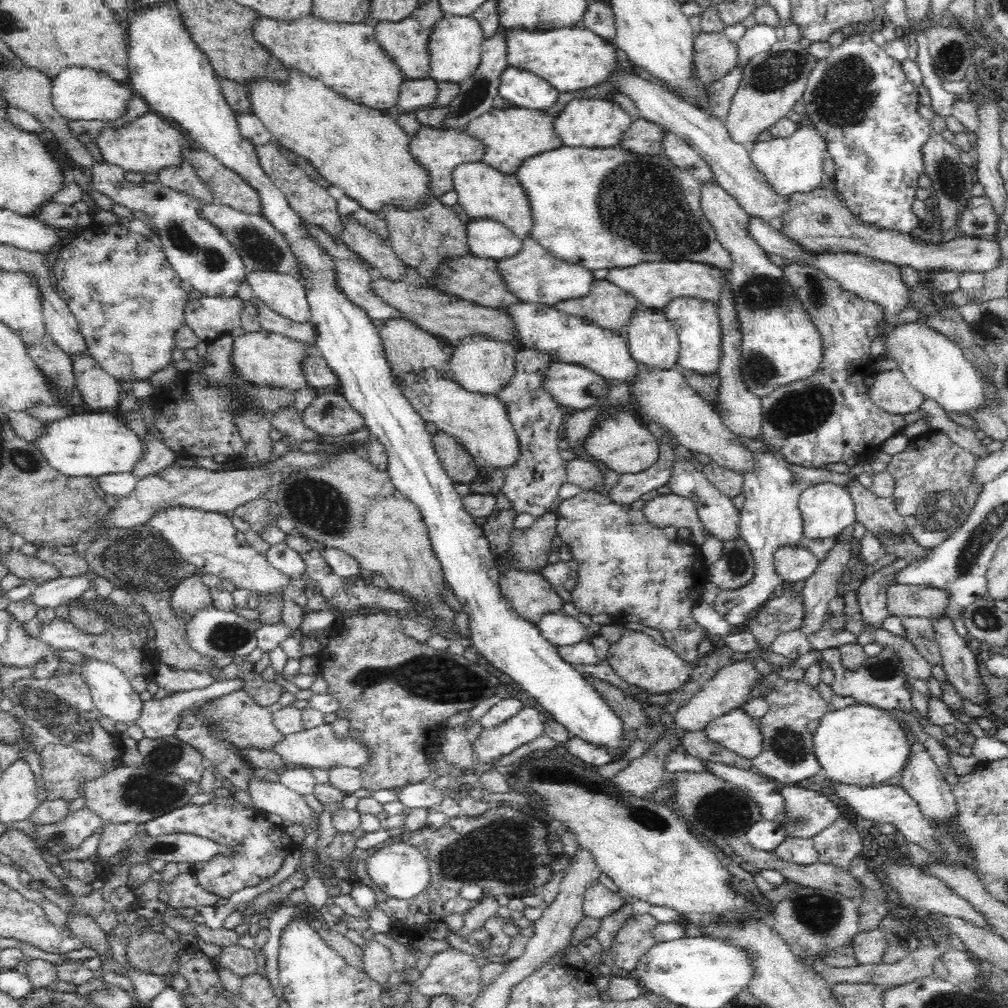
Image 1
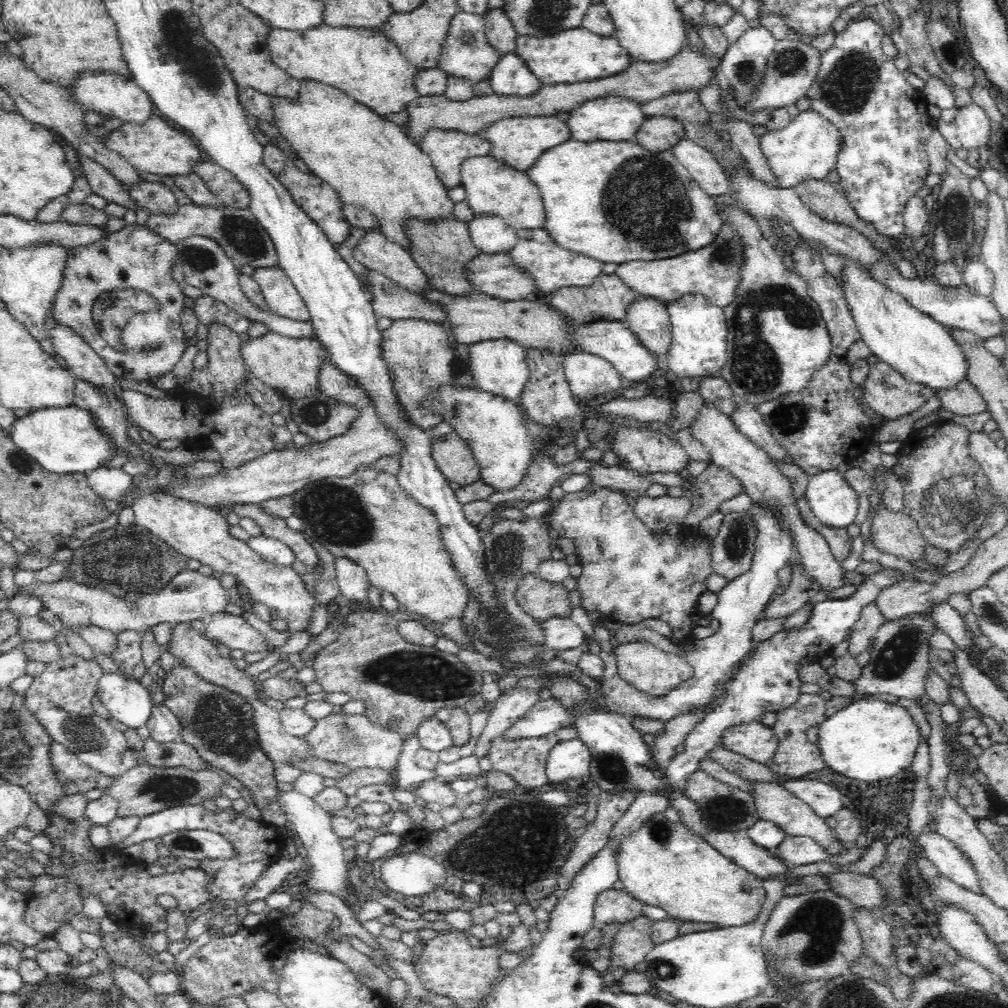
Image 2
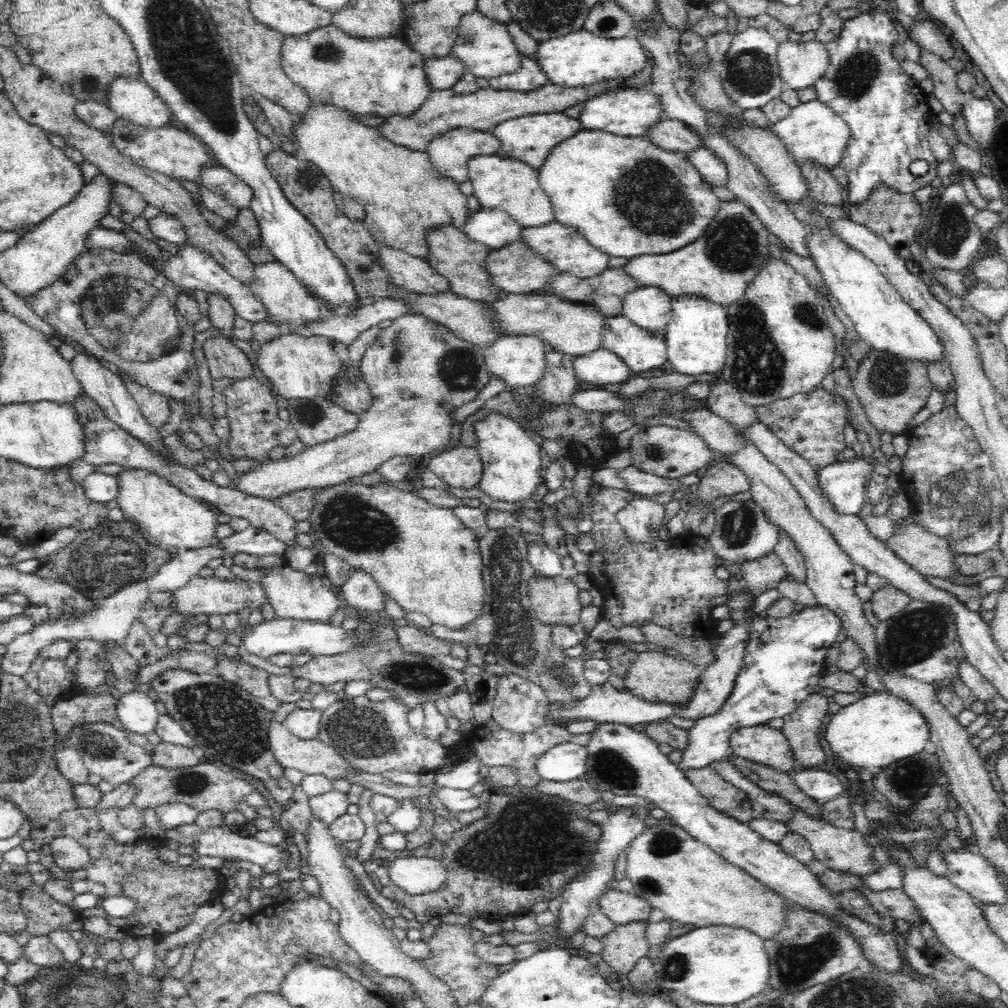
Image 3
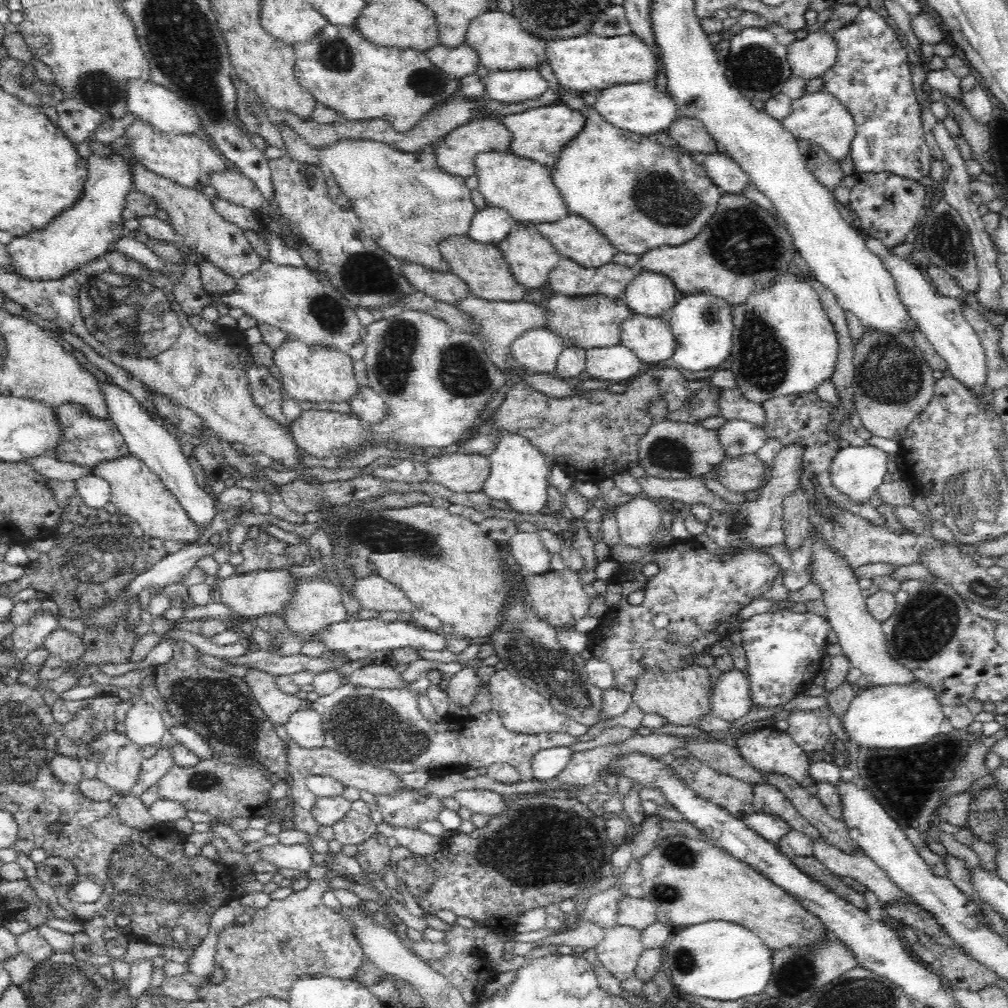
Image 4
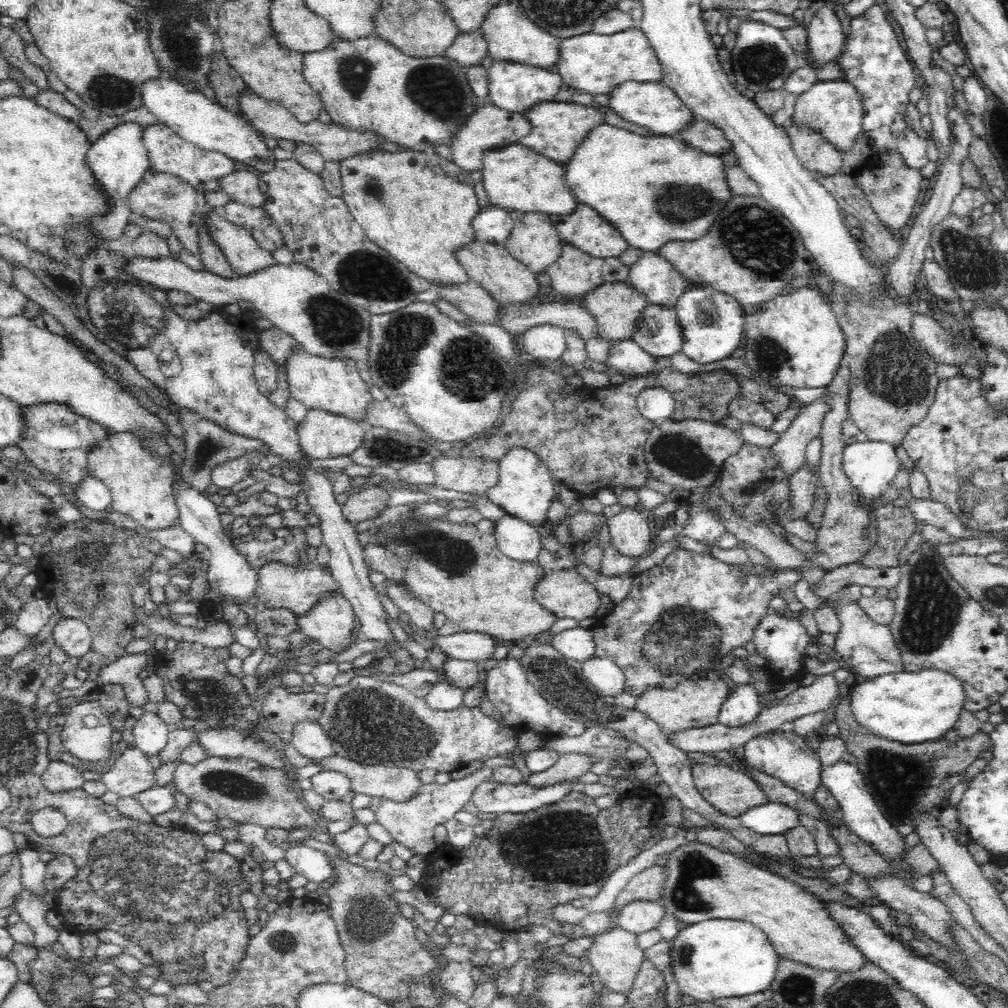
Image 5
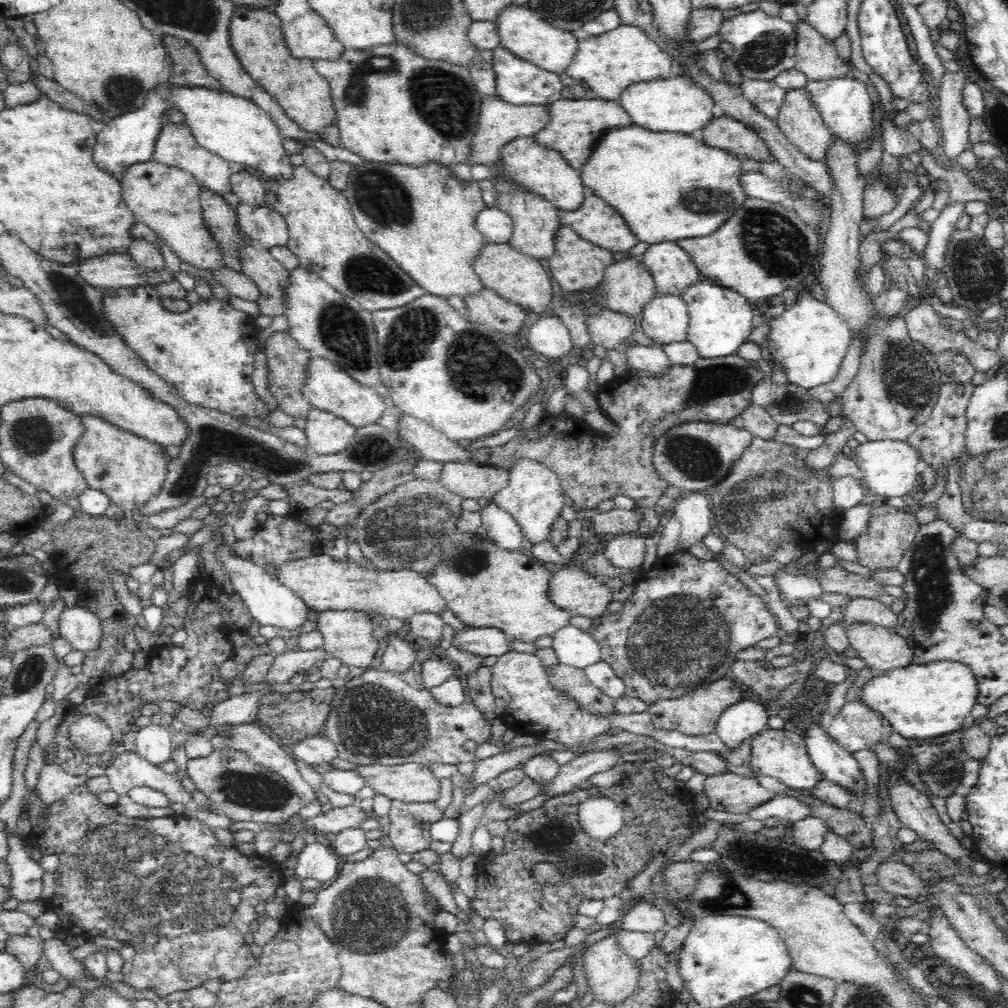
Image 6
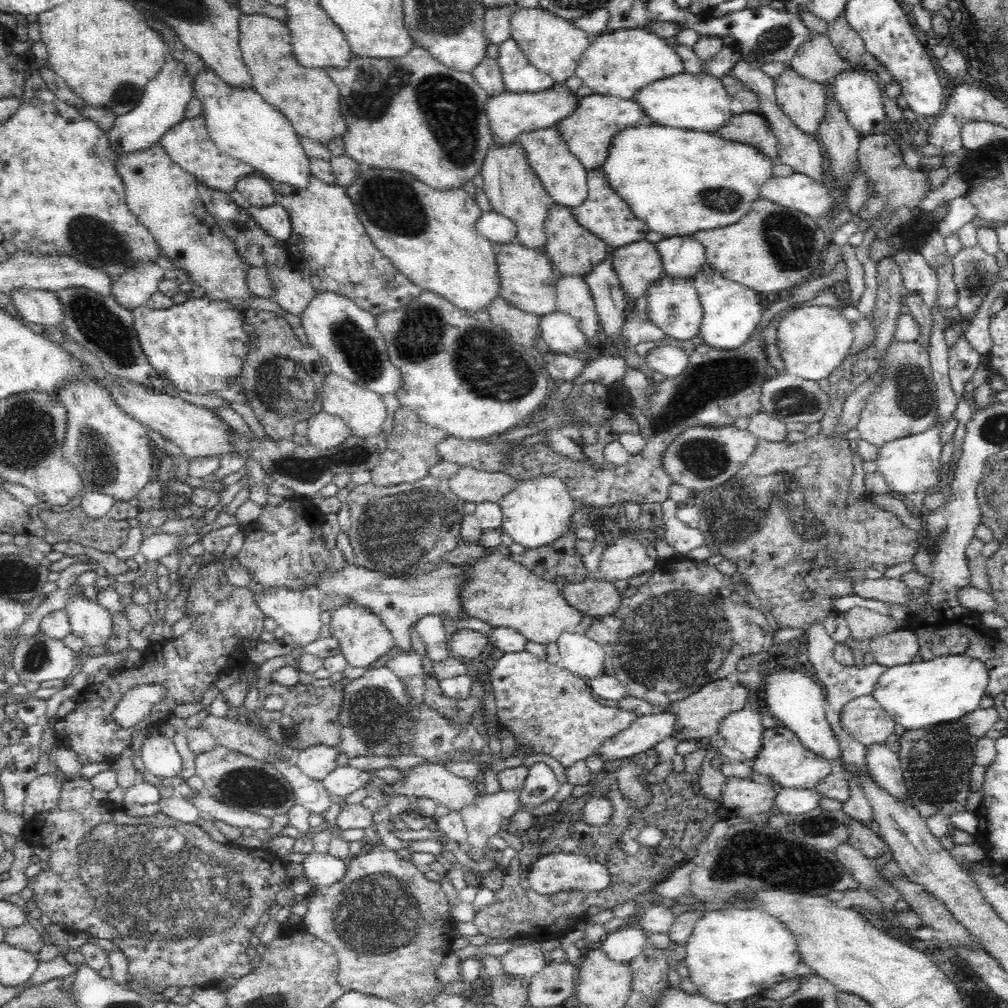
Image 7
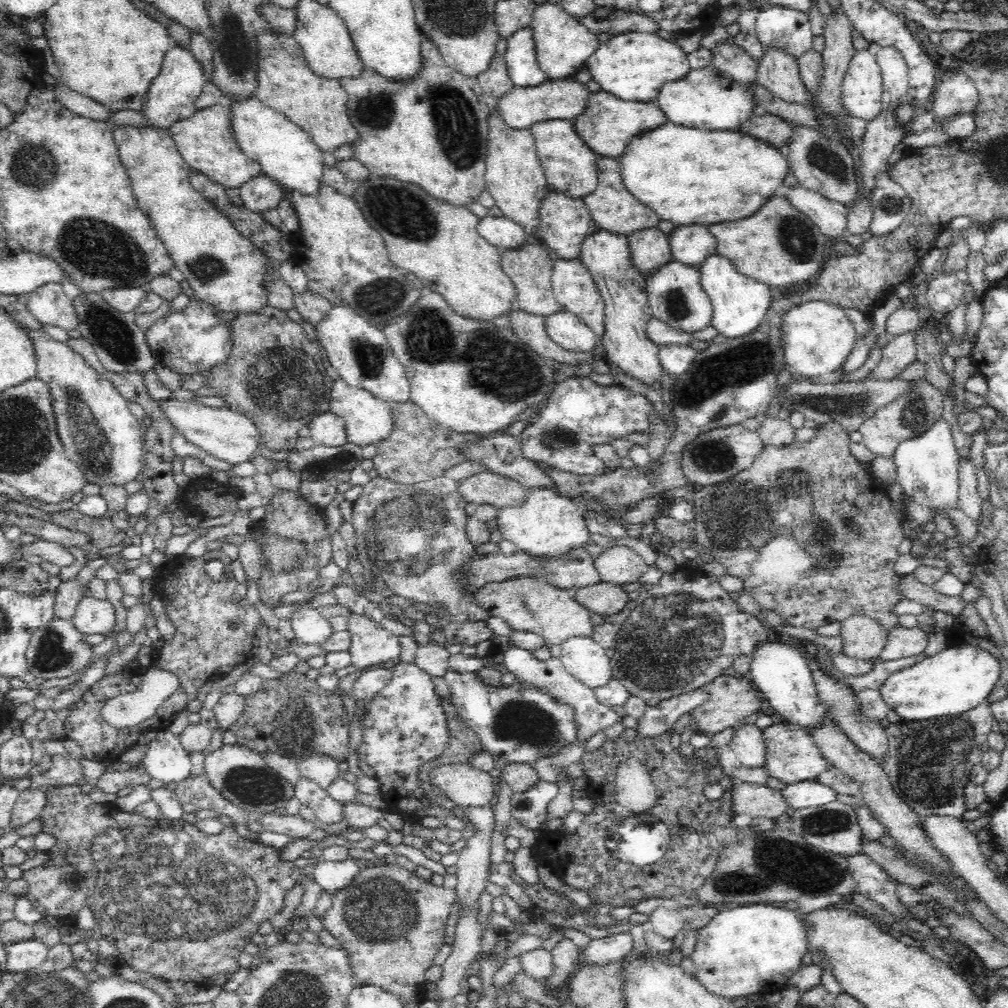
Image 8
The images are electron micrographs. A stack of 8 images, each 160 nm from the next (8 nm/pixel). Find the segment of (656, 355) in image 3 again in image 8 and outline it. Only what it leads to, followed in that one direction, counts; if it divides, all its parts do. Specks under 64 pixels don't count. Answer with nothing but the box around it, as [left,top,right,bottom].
[645,260,713,333]

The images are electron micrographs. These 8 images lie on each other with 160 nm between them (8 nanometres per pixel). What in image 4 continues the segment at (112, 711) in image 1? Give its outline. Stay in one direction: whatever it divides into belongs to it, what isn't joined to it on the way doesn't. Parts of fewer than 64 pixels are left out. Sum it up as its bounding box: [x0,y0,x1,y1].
[124,702,167,747]

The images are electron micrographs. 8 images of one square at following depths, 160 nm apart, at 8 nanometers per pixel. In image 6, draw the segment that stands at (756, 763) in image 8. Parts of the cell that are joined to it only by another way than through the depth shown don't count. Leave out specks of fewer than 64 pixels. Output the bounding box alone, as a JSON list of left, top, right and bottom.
[715,700,769,748]

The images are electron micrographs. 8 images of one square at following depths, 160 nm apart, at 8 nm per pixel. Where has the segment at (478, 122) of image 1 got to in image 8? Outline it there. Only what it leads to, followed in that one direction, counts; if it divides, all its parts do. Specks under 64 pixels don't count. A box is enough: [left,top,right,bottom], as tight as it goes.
[574,90,666,158]

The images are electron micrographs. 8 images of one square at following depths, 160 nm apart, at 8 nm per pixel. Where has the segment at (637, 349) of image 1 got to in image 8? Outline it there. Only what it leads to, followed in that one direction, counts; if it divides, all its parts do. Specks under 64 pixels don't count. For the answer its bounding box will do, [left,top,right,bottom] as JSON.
[670,226,716,266]

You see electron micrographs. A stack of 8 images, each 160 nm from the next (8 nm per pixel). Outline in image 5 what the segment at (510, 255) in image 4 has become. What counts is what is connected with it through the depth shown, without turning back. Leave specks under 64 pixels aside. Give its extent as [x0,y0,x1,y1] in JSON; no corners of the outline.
[504,212,562,276]

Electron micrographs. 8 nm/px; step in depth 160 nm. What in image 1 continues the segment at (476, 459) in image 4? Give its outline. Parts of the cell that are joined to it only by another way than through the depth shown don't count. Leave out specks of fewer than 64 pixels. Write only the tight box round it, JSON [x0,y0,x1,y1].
[432,431,479,484]

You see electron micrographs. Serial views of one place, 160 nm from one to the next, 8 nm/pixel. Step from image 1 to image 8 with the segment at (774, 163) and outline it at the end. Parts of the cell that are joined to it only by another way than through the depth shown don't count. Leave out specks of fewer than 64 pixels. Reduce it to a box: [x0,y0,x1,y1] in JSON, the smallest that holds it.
[841,48,883,122]

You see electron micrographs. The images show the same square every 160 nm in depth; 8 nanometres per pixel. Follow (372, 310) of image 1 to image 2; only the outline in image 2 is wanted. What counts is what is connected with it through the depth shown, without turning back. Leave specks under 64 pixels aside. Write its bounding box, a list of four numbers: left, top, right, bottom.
[365,270,446,324]

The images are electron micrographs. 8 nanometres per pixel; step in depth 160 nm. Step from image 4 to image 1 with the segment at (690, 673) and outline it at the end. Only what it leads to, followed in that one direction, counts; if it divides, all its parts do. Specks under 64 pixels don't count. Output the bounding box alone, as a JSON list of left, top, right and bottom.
[605,628,692,695]

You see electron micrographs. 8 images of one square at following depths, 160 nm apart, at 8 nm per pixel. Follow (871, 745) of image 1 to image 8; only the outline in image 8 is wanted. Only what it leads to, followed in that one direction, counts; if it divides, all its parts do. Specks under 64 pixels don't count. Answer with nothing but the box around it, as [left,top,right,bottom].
[880,644,1002,721]

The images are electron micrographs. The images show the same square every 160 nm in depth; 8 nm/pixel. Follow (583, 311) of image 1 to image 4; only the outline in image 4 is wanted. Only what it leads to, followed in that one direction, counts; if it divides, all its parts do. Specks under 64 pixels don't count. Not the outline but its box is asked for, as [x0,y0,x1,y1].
[549,258,638,300]

